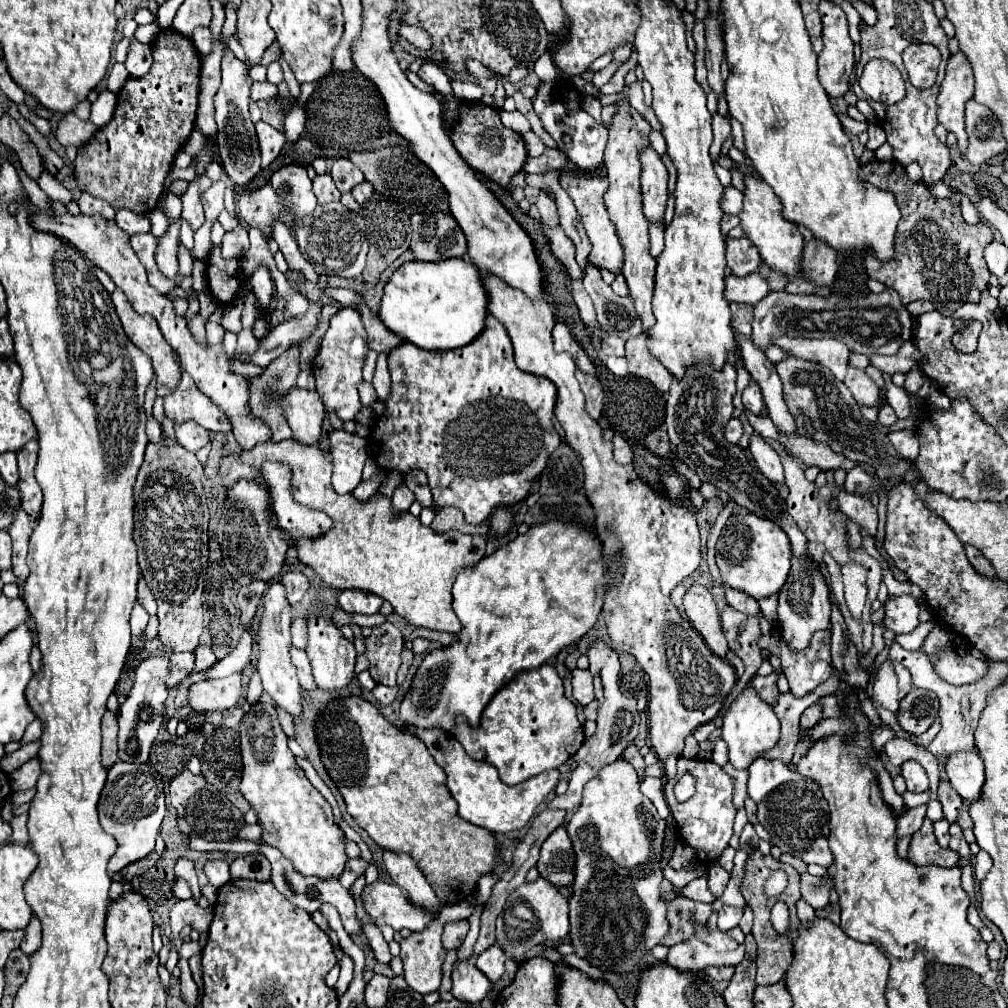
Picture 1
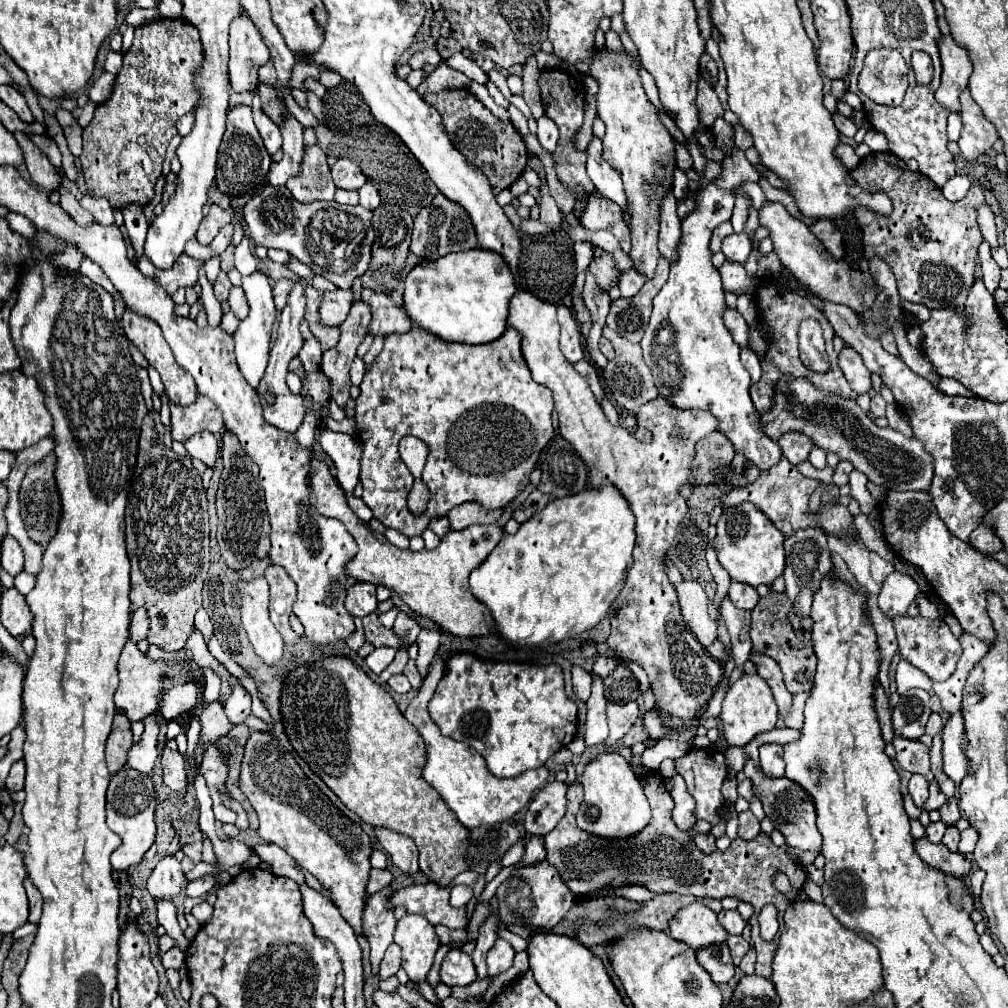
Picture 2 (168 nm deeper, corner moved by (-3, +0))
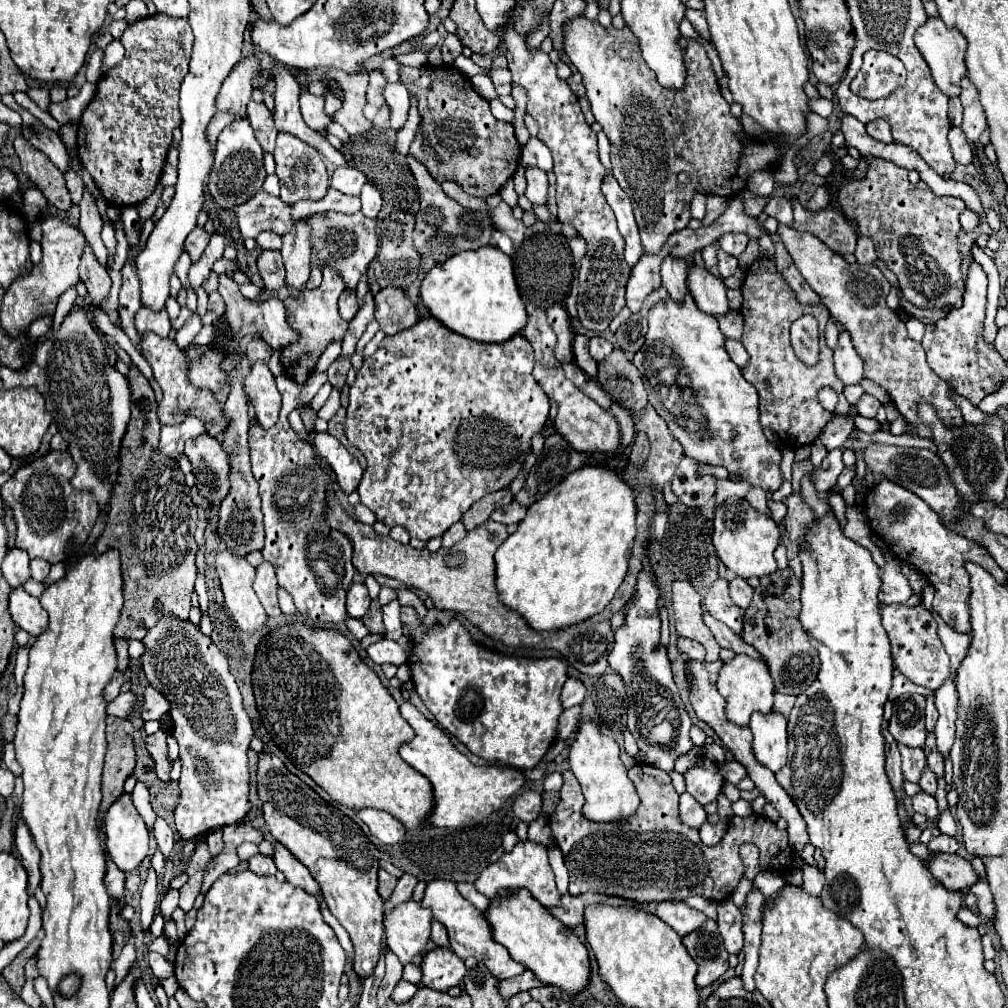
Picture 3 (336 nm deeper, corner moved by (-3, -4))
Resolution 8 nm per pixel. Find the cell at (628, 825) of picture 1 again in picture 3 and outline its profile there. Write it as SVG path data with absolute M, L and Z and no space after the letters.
M593 723L581 725L577 739L571 743L569 763L571 763L571 771L575 773L577 781L583 787L583 797L585 797L583 815L589 821L613 823L613 821L629 819L631 815L635 815L641 801L635 791L635 785L627 777L625 765L619 759L619 745L613 739L603 737Z

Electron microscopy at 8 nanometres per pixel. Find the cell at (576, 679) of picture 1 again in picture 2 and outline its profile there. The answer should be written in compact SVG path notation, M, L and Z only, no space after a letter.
M573 665L571 677L573 677L573 693L577 695L577 699L587 701L589 699L589 693L591 693L591 681L593 681L591 675L583 667Z

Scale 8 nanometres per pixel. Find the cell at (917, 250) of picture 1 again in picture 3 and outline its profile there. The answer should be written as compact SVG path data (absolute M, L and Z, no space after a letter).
M867 157L867 173L863 179L853 179L853 171L843 171L843 183L839 187L839 205L843 213L857 223L859 235L871 237L877 249L879 259L897 275L903 297L919 309L953 309L961 307L965 279L961 273L963 255L959 251L959 215L965 209L963 199L957 197L939 197L935 195L925 181L913 185L907 179L907 169L897 167L891 161Z

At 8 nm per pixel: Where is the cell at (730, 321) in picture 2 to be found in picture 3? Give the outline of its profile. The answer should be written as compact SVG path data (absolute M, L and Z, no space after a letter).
M691 265L687 271L687 287L697 303L697 307L703 313L709 313L713 317L725 317L731 307L727 301L727 289L723 281L709 271Z

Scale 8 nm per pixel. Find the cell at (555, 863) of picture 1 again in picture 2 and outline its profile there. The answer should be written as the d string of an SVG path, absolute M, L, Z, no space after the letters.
M651 771L645 777L639 777L643 789L647 789L647 799L651 805L651 821L639 835L633 835L631 839L599 839L597 835L591 835L577 827L575 815L581 805L581 783L573 783L567 789L567 813L563 819L555 825L553 831L545 835L545 849L547 849L547 861L555 865L567 883L567 887L575 895L587 895L593 891L599 891L603 887L623 887L623 885L643 885L653 893L681 893L681 895L695 895L695 897L739 897L741 901L749 901L755 907L755 913L750 917L749 924L752 927L751 941L757 951L757 963L755 973L769 979L771 977L771 963L775 955L775 941L763 941L759 935L758 915L765 905L775 905L779 917L785 913L785 905L789 901L779 895L779 891L773 887L775 873L785 873L795 889L803 887L805 871L799 863L795 863L789 855L789 847L777 847L771 837L763 831L751 841L745 839L733 839L731 847L727 851L713 851L703 853L687 831L677 829L677 825L671 819L673 811L673 797L667 789L667 781Z

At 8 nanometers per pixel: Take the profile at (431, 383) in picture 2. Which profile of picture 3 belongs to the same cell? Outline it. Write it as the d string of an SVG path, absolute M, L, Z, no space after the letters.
M425 317L405 331L395 333L391 337L385 337L381 341L379 349L371 357L365 357L363 367L359 369L357 379L355 379L355 383L349 391L345 433L347 433L349 443L355 449L359 449L367 459L367 467L365 467L361 485L357 487L357 491L361 495L361 503L375 513L377 521L385 523L387 527L403 527L403 529L407 529L407 533L411 537L417 537L421 541L429 541L431 537L443 535L453 523L457 523L461 519L461 515L477 499L485 497L489 493L489 489L493 485L497 485L497 481L507 471L513 471L513 469L519 471L523 467L525 457L531 453L533 435L543 431L543 427L547 423L547 417L549 417L549 397L545 395L545 391L533 379L531 369L533 369L533 347L523 335L515 335L515 337L503 341L503 343L485 345L485 343L467 341L461 335L455 335L453 331L447 331L447 327L443 327L437 319Z

